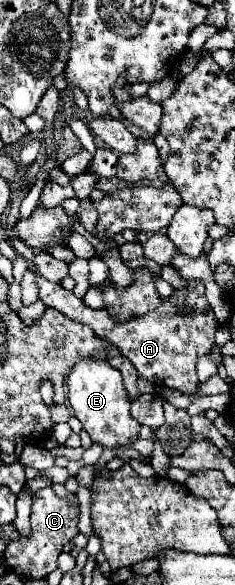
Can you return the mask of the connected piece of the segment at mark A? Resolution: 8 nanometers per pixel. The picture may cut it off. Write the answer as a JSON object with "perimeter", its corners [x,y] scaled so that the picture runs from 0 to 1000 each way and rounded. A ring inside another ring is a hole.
{"perimeter":[[[157,467],[157,491],[166,491],[166,511],[200,525],[226,525],[285,538],[294,545],[379,556],[413,576],[455,579],[489,593],[515,597],[523,610],[540,610],[600,648],[677,658],[753,665],[779,675],[830,675],[847,665],[847,648],[830,634],[830,621],[855,607],[881,607],[906,593],[906,573],[932,562],[932,549],[906,535],[906,528],[881,518],[872,508],[872,487],[855,480],[796,480],[779,494],[745,494],[719,508],[685,511],[685,521],[617,538],[566,538],[532,549],[506,549],[472,532],[430,528],[404,532],[370,525],[345,511],[328,511],[302,497],[268,494],[251,484],[200,480]]]}

